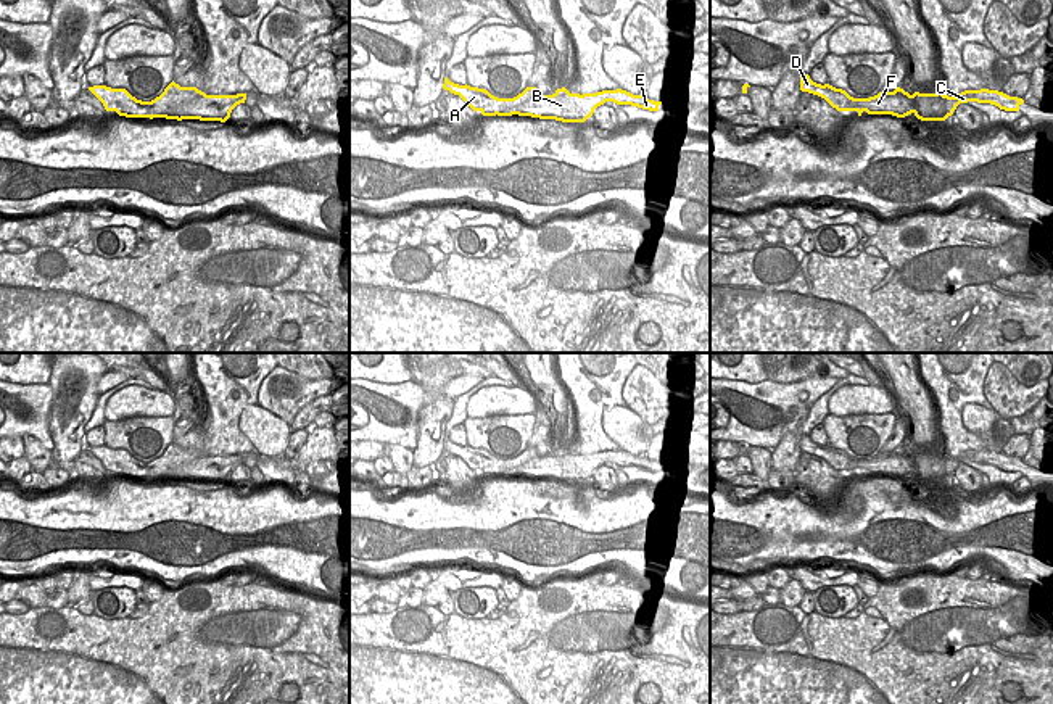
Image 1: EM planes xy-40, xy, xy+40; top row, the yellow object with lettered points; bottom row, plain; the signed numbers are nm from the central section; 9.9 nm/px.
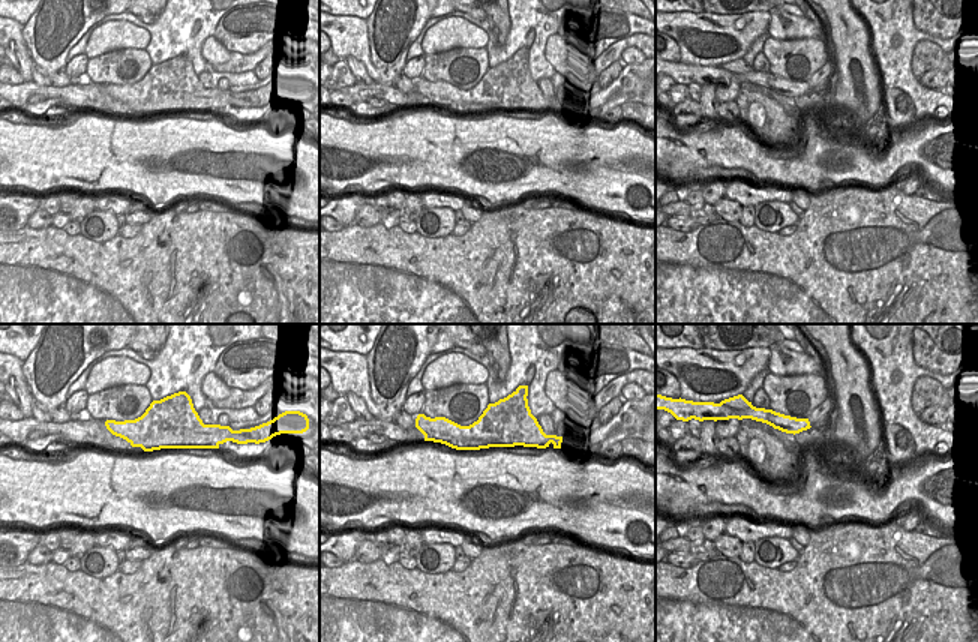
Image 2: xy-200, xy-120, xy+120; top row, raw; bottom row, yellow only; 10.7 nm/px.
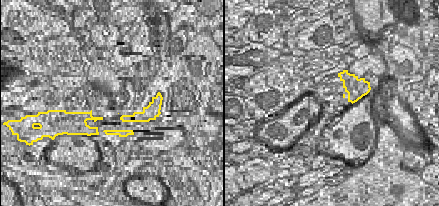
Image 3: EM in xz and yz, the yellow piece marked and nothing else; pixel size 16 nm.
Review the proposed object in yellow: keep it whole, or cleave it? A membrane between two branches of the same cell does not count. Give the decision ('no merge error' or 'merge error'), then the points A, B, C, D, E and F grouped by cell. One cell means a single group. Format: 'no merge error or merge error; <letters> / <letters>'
merge error; A D / B C E F

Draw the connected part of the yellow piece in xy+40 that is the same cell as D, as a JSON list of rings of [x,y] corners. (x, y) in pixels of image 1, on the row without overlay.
[[[802,435],[800,438],[800,451],[824,459],[837,472],[858,472],[857,462],[863,461],[863,459],[853,459],[845,451],[836,449],[829,445],[824,446],[816,445],[810,440],[808,435]]]

